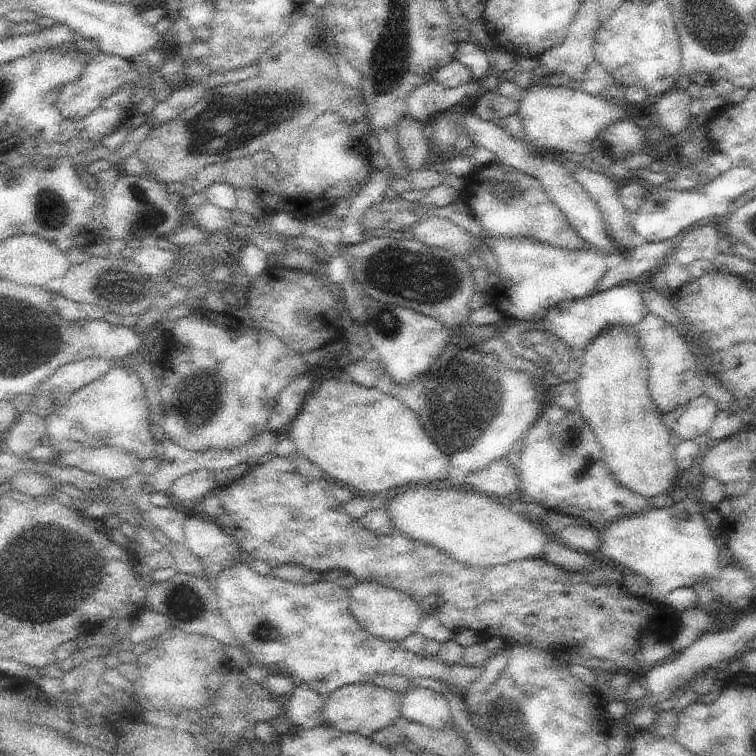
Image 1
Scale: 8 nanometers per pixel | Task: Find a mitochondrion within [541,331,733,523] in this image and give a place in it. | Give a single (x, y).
(573, 437)

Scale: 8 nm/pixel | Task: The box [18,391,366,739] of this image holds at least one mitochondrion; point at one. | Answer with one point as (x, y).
(268, 629)

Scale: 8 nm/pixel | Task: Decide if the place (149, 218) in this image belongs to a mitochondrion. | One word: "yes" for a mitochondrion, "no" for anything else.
yes

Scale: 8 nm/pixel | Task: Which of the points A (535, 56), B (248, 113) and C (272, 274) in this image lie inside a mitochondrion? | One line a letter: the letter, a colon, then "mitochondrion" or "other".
A: other
B: mitochondrion
C: other

